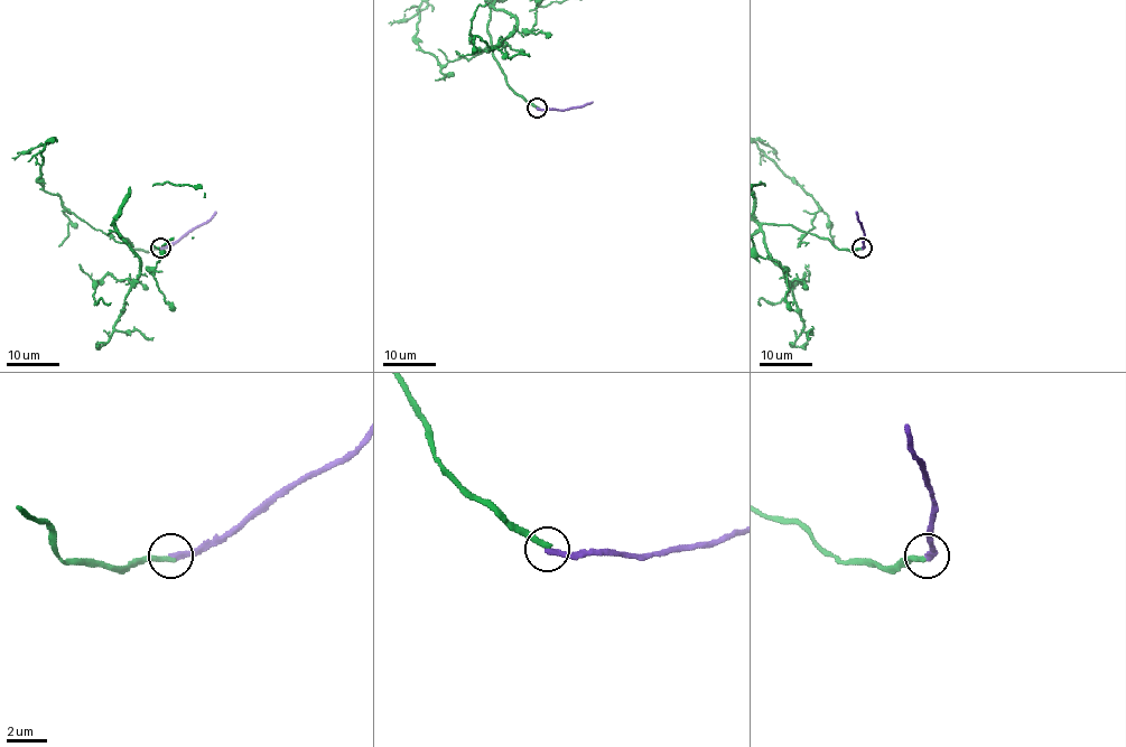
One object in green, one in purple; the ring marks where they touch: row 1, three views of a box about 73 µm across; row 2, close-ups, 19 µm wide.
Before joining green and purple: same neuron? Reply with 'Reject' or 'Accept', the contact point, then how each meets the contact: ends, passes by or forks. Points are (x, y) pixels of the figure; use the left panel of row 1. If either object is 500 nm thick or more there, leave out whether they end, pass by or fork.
Reject. Place: (160, 248). At the ring green ends. At the ring purple ends

